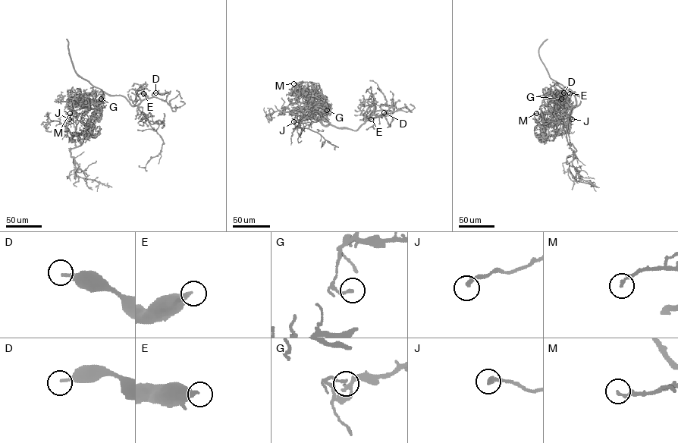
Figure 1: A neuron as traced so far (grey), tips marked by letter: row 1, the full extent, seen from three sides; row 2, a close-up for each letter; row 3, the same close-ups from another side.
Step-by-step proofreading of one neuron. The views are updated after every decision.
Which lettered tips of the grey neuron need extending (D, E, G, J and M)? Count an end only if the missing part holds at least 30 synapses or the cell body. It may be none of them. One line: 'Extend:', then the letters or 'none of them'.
Extend: none of them

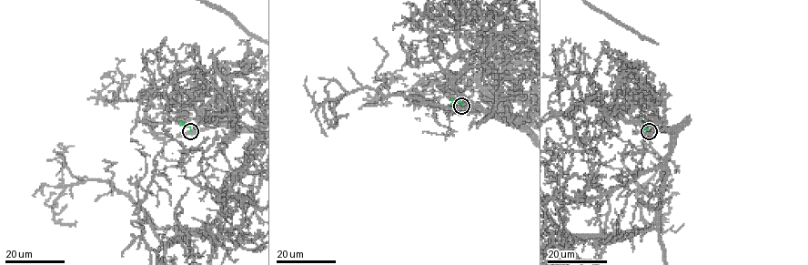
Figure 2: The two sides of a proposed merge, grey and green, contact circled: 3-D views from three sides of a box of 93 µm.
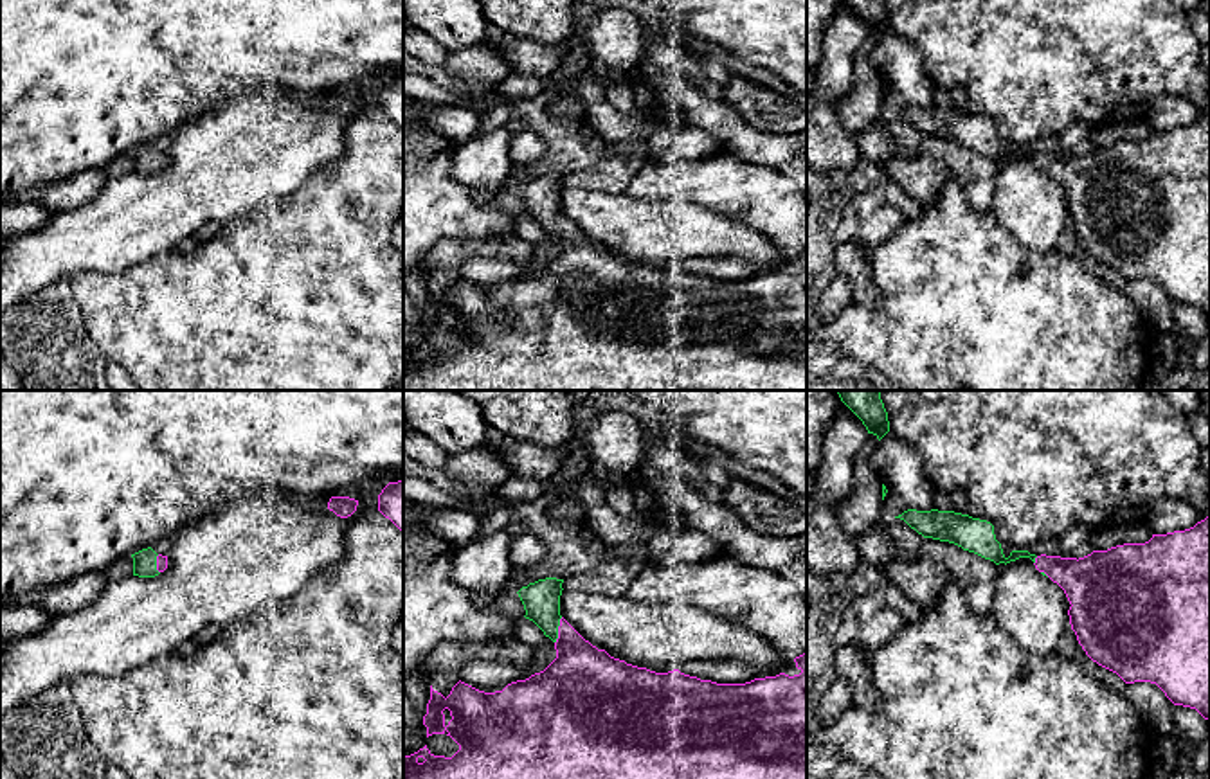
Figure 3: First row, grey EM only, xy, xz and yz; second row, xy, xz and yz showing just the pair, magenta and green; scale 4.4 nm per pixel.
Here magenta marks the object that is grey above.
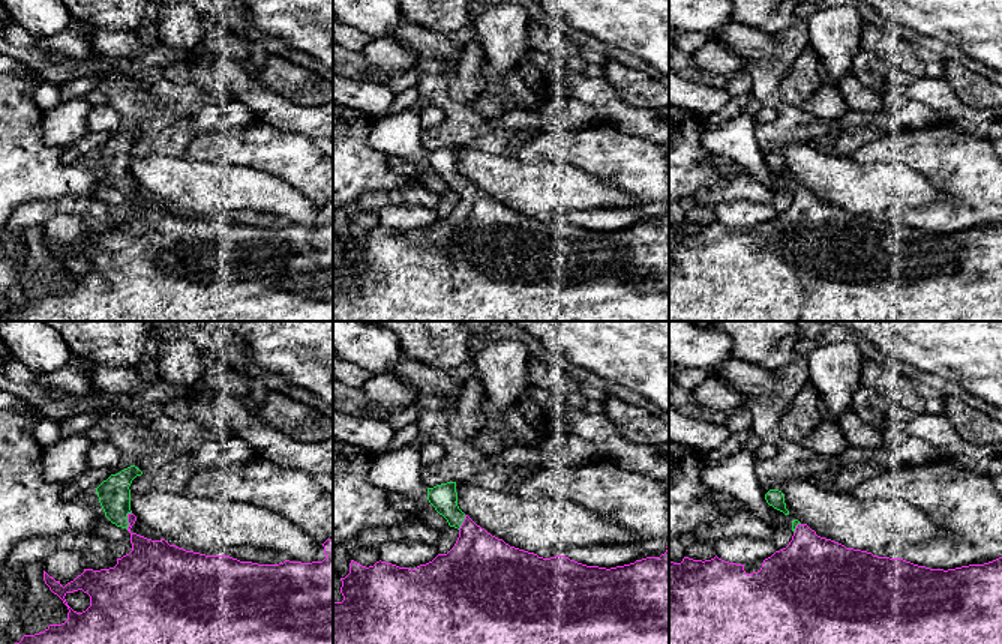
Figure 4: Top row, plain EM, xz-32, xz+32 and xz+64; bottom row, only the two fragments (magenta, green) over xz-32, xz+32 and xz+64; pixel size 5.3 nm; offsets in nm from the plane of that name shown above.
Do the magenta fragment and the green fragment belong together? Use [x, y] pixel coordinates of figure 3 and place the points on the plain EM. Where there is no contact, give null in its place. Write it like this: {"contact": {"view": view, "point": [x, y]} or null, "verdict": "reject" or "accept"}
{"contact": {"view": "xz", "point": [559, 227]}, "verdict": "accept"}

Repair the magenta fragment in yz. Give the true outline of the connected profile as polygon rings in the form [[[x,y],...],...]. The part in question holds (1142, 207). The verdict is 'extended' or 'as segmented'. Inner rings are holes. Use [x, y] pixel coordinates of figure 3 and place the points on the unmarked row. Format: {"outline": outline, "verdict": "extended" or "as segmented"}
{"outline": [[[908,106],[895,115],[924,135],[954,140],[996,162],[1030,155],[1064,187],[1071,227],[1093,259],[1125,281],[1156,281],[1174,302],[1196,306],[1210,317],[1210,113],[1185,128],[1152,131],[1145,140],[1093,148],[1079,157],[1028,148],[1012,148],[1007,155],[990,119],[954,108]]], "verdict": "extended"}

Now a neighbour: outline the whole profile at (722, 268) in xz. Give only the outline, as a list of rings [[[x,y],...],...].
[[[690,257],[682,266],[700,277],[717,281],[745,281],[762,273],[754,263],[745,263],[736,257]]]

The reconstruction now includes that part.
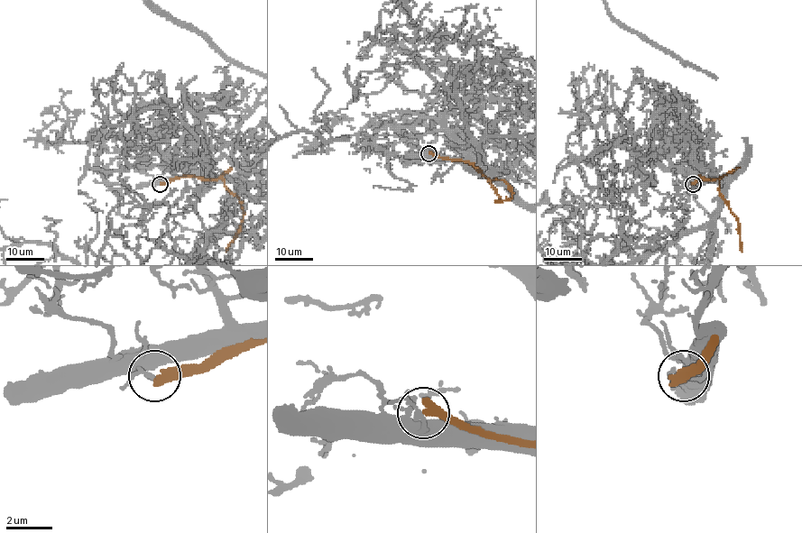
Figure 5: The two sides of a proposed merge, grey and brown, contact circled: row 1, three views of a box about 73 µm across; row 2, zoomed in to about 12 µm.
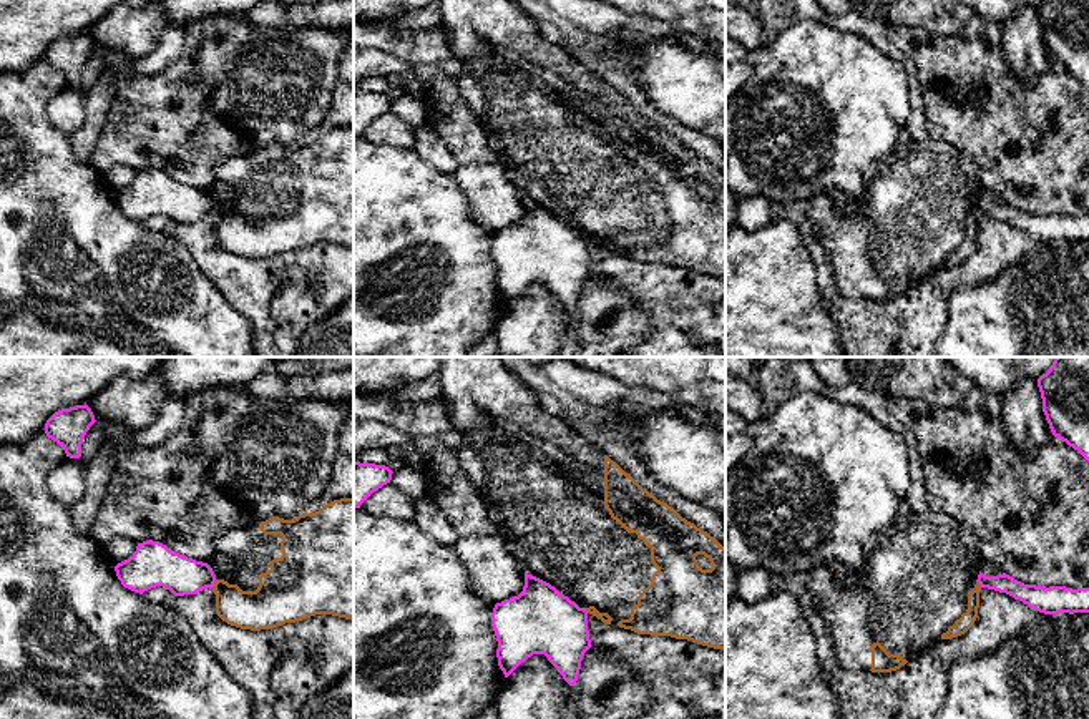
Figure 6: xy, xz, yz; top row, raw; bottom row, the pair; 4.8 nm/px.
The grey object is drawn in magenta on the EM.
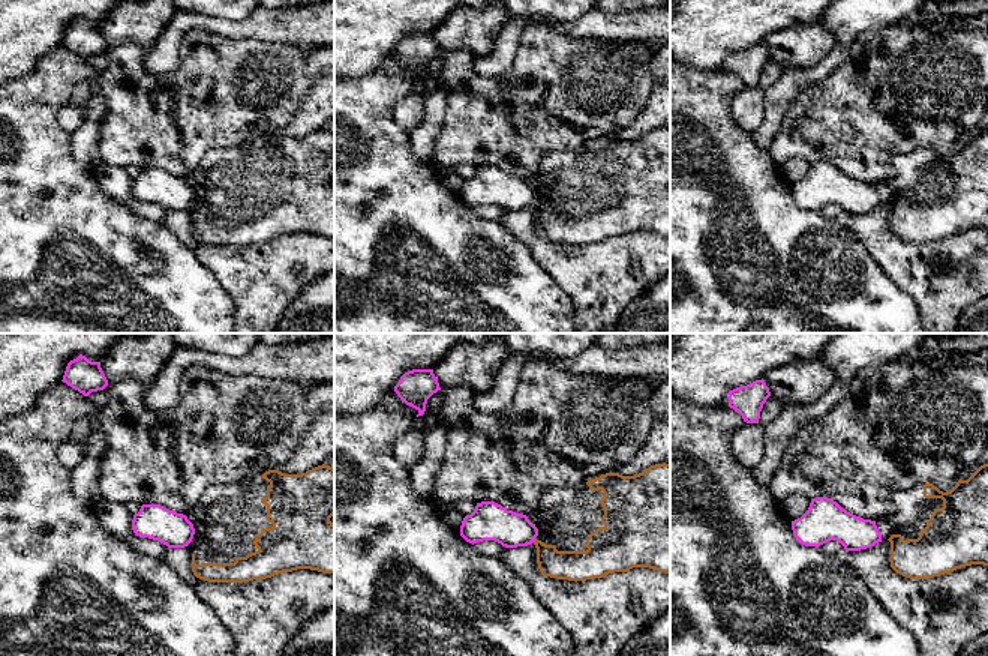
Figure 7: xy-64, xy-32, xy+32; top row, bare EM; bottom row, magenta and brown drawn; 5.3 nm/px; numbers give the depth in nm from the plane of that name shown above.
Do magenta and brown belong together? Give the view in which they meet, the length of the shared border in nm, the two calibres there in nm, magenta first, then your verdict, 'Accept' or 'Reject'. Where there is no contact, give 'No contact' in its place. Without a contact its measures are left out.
Touches magenta in xy. Shared border 50 nm. Thickness 190 nm (magenta) against 190 nm. Reject

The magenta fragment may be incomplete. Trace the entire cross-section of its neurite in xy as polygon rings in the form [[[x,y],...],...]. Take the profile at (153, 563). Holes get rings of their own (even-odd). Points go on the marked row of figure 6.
[[[159,541],[138,543],[136,551],[115,566],[121,584],[134,593],[163,586],[174,596],[212,588],[216,575],[208,563],[183,556]]]

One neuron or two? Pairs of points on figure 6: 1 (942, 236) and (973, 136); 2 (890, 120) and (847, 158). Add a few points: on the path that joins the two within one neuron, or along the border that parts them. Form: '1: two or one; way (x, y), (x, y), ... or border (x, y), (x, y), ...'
1: two; border (933, 138), (945, 140), (966, 158), (985, 190)
2: one; way (880, 125), (857, 148)

